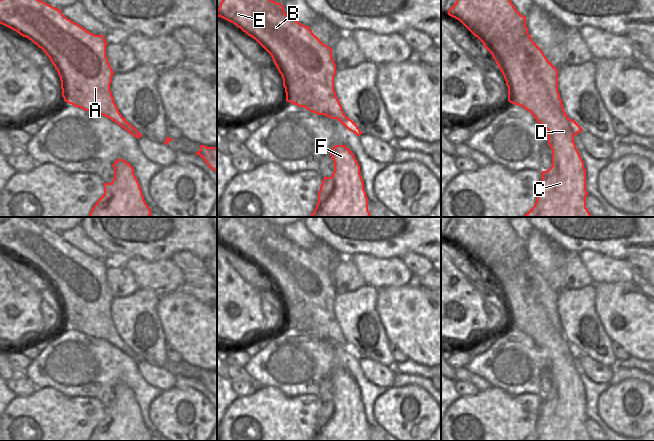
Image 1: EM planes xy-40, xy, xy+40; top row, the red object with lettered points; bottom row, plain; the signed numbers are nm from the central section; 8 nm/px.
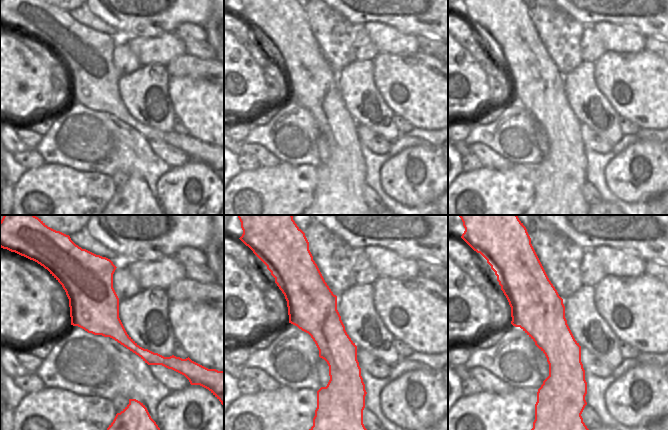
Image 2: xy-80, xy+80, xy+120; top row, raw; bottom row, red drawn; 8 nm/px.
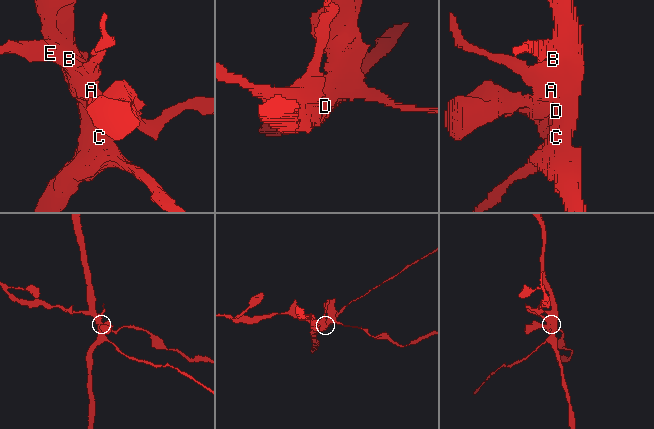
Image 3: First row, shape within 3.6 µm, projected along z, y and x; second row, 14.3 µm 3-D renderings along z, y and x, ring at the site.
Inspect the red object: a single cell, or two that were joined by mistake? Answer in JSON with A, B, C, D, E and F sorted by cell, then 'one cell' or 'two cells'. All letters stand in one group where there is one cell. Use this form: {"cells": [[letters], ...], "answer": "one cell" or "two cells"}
{"cells": [["A", "B", "E"], ["C", "D", "F"]], "answer": "two cells"}

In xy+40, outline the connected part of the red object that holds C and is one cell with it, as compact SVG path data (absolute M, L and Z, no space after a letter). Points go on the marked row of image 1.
M456 0L456 10L461 15L459 21L483 44L492 54L496 64L501 70L506 85L508 87L508 101L514 105L519 105L529 111L536 121L548 130L548 145L552 150L552 166L547 171L542 171L542 180L536 196L534 206L524 215L524 217L592 217L586 208L586 170L584 162L576 148L574 142L574 132L570 126L564 107L559 107L549 96L548 90L543 81L537 79L528 70L530 62L524 57L522 68L516 64L516 57L510 54L509 37L515 35L525 35L528 33L526 17L521 15L511 0Z

